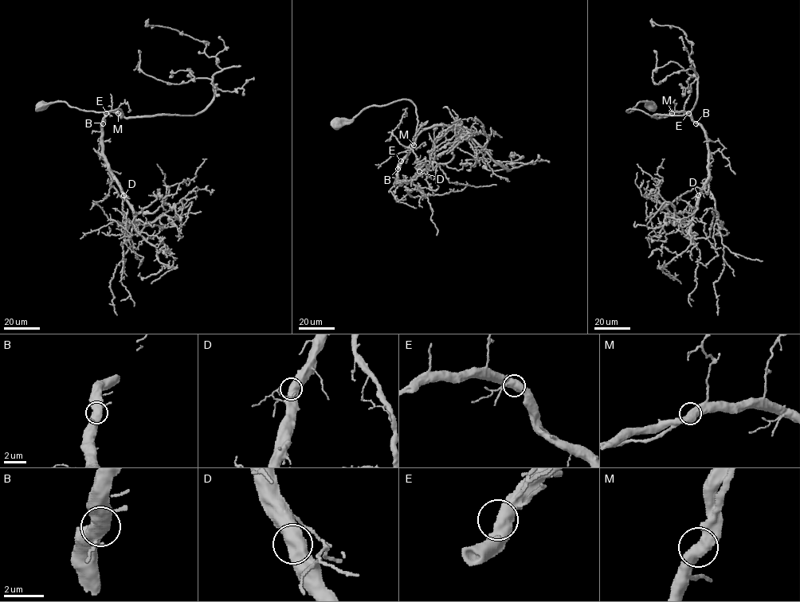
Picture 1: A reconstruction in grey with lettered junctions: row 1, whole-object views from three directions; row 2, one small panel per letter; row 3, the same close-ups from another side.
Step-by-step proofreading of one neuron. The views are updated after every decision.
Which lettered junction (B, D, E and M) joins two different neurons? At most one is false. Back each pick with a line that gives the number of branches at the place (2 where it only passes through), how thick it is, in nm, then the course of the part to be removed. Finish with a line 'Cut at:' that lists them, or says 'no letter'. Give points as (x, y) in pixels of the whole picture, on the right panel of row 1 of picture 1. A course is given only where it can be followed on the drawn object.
Cut at: no letter

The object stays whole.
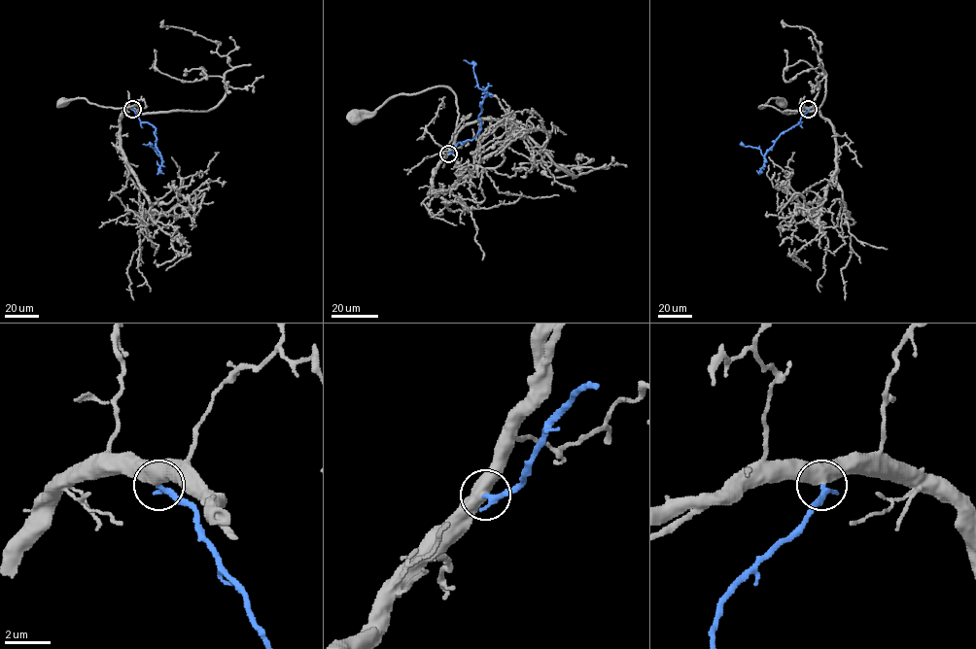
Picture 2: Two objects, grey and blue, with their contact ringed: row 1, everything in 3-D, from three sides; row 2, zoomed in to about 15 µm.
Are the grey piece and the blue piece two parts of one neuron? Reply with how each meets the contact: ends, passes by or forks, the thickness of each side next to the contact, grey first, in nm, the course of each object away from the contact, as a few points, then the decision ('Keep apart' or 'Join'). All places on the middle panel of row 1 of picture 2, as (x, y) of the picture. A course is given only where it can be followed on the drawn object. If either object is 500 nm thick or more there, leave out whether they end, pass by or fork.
Thickness 500 nm (grey) against 280 nm. Course of grey: (448, 153), (459, 115), (456, 94), (446, 86), (393, 95), (356, 119). Course of blue: (448, 153), (458, 143), (473, 139), (480, 128), (480, 104), (487, 93), (478, 87), (474, 64), (463, 60). Join

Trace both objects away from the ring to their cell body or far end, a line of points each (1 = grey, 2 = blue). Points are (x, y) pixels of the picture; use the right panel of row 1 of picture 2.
1: (809, 109), (785, 114), (772, 106), (759, 108), (765, 107), (772, 98), (784, 102)
2: (809, 109), (800, 121), (781, 133), (764, 155), (759, 149), (740, 144)

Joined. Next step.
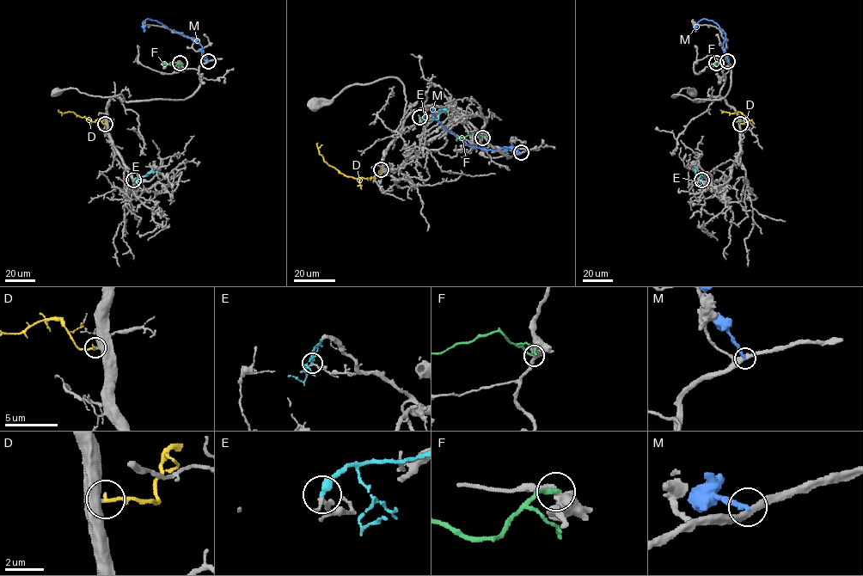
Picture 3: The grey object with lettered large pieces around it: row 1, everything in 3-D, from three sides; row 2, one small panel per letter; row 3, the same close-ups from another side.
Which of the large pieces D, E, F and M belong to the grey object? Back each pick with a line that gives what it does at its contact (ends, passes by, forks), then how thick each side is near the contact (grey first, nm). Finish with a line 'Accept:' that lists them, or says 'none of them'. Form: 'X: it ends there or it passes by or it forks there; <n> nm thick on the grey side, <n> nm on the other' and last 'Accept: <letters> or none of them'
D: it ends there; 400 nm thick on the grey side, 190 nm on the other
Accept: D

